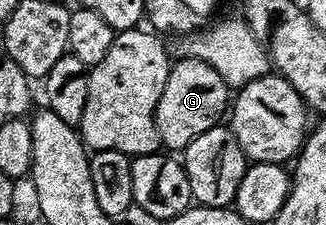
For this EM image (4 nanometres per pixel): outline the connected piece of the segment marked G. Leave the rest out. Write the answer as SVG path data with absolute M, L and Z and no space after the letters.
M181 57L178 63L176 60L170 66L163 97L159 97L159 105L155 109L155 125L160 146L173 153L184 152L185 147L191 145L191 141L195 141L195 137L199 137L199 133L207 133L207 129L218 126L224 120L221 119L224 115L226 118L230 107L231 89L225 84L223 77L219 77L219 73L215 73L215 69L211 69L211 65L207 65L207 61Z

